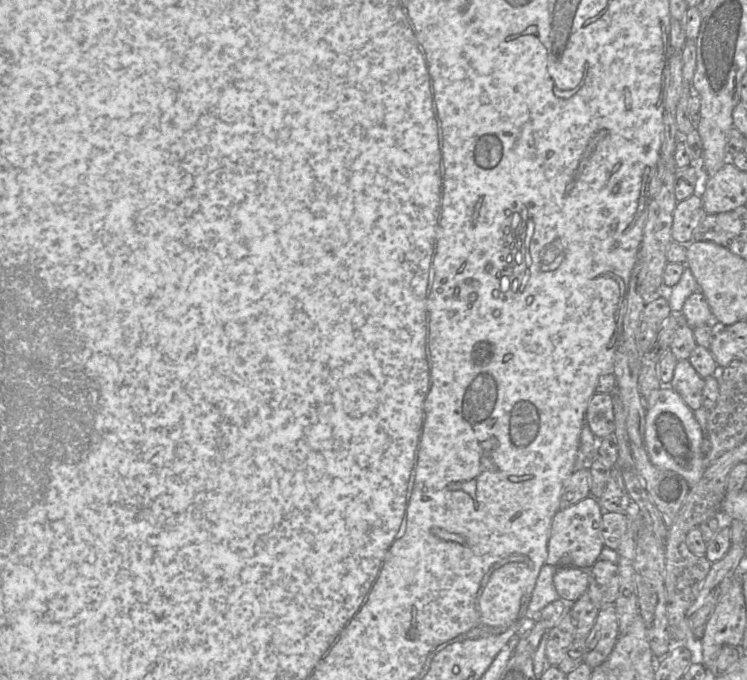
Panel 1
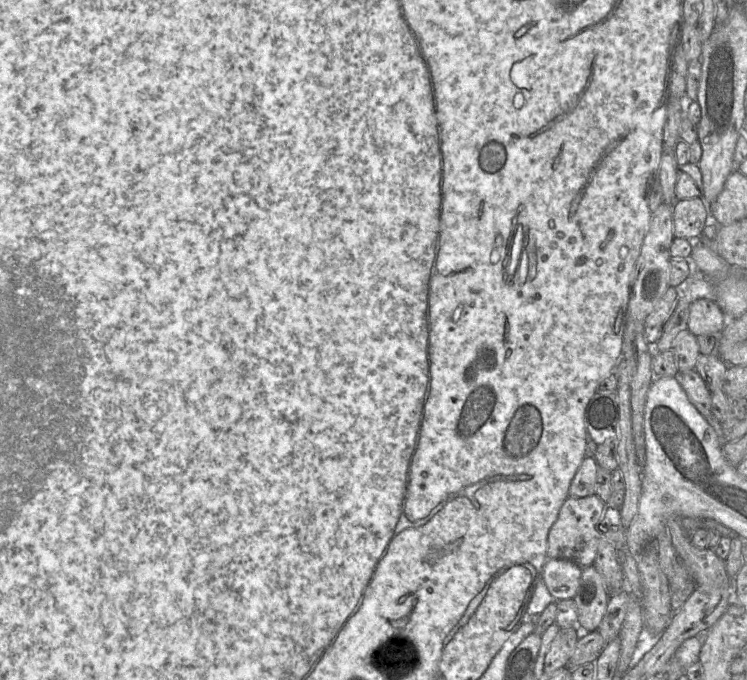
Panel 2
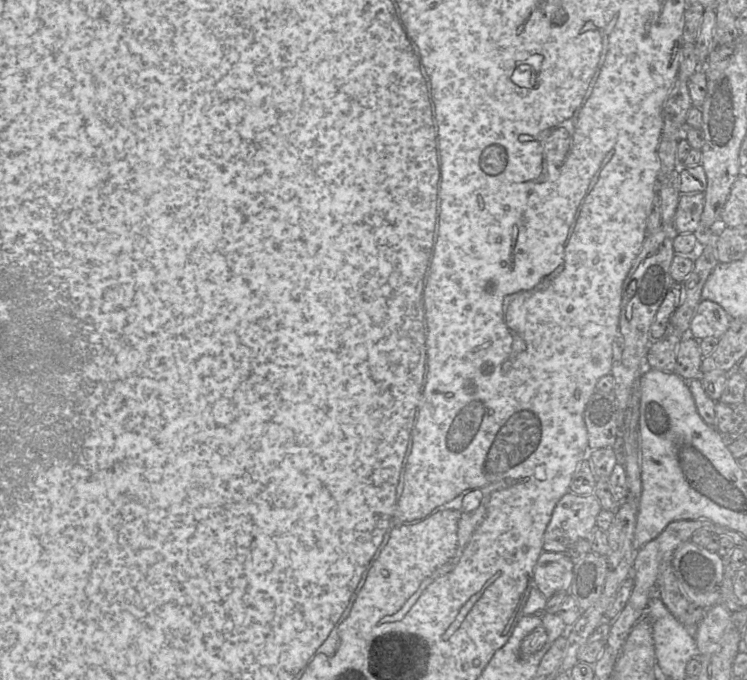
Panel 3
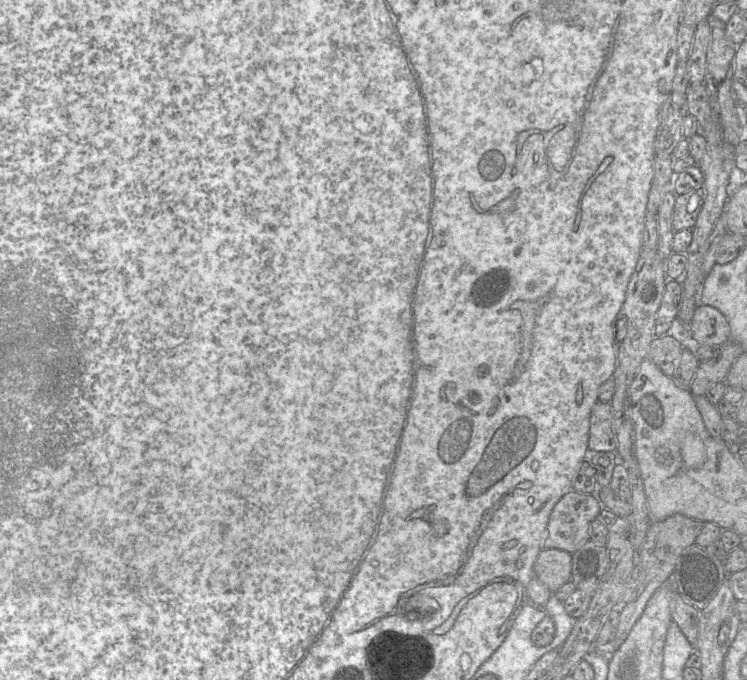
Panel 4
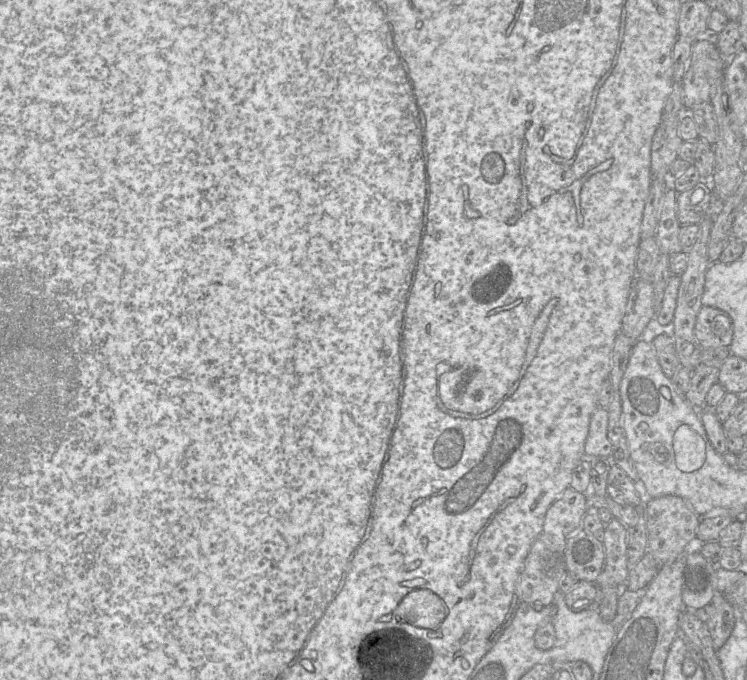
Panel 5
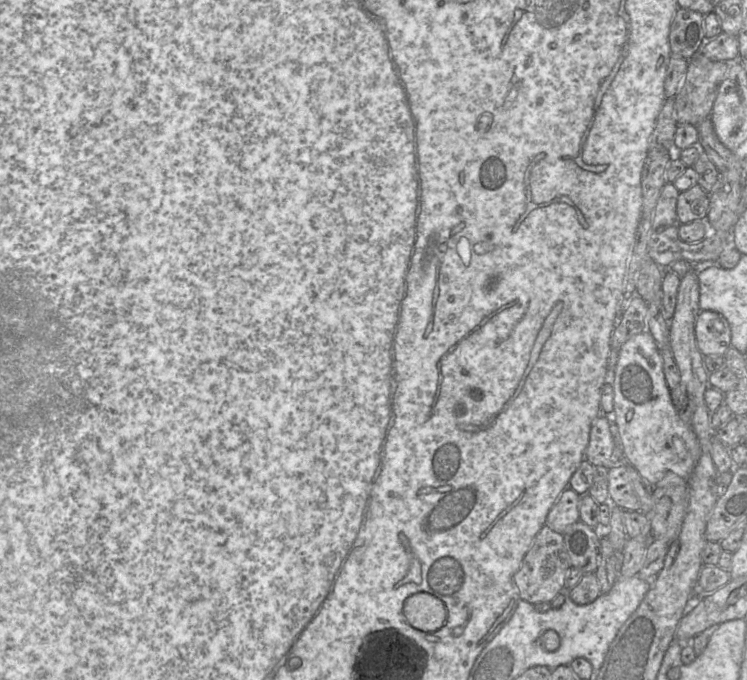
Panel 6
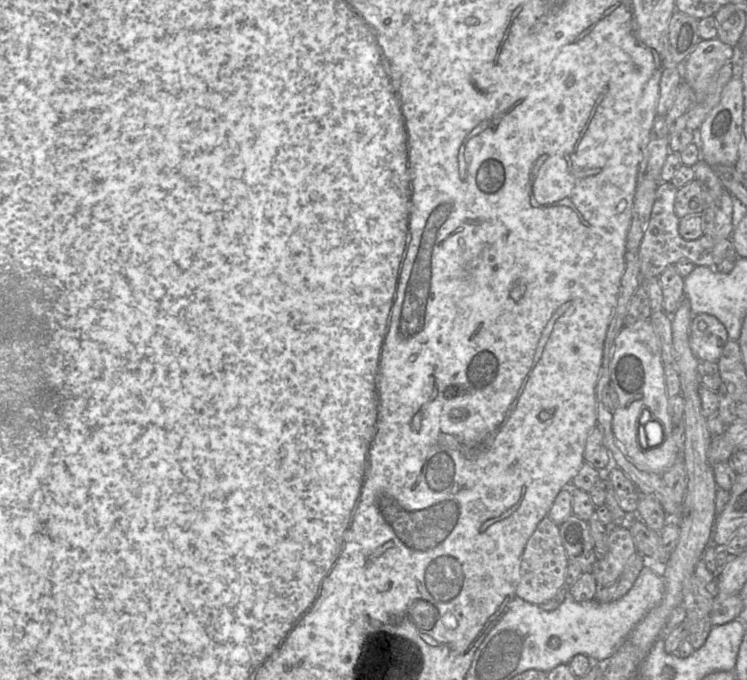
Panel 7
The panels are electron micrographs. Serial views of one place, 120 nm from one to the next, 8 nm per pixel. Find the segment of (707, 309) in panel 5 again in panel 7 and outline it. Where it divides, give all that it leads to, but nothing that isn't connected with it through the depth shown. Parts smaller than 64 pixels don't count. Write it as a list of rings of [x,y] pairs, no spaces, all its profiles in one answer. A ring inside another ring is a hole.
[[[703,313],[692,317],[689,340],[700,362],[718,362],[729,338],[725,326],[716,317]]]

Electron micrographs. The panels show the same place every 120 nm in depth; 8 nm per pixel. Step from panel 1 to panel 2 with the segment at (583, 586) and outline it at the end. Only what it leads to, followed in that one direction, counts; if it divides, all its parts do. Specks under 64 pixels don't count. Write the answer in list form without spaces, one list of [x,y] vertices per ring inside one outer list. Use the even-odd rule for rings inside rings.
[[[547,559],[541,572],[541,579],[555,601],[573,599],[580,584],[582,569],[569,560]]]

